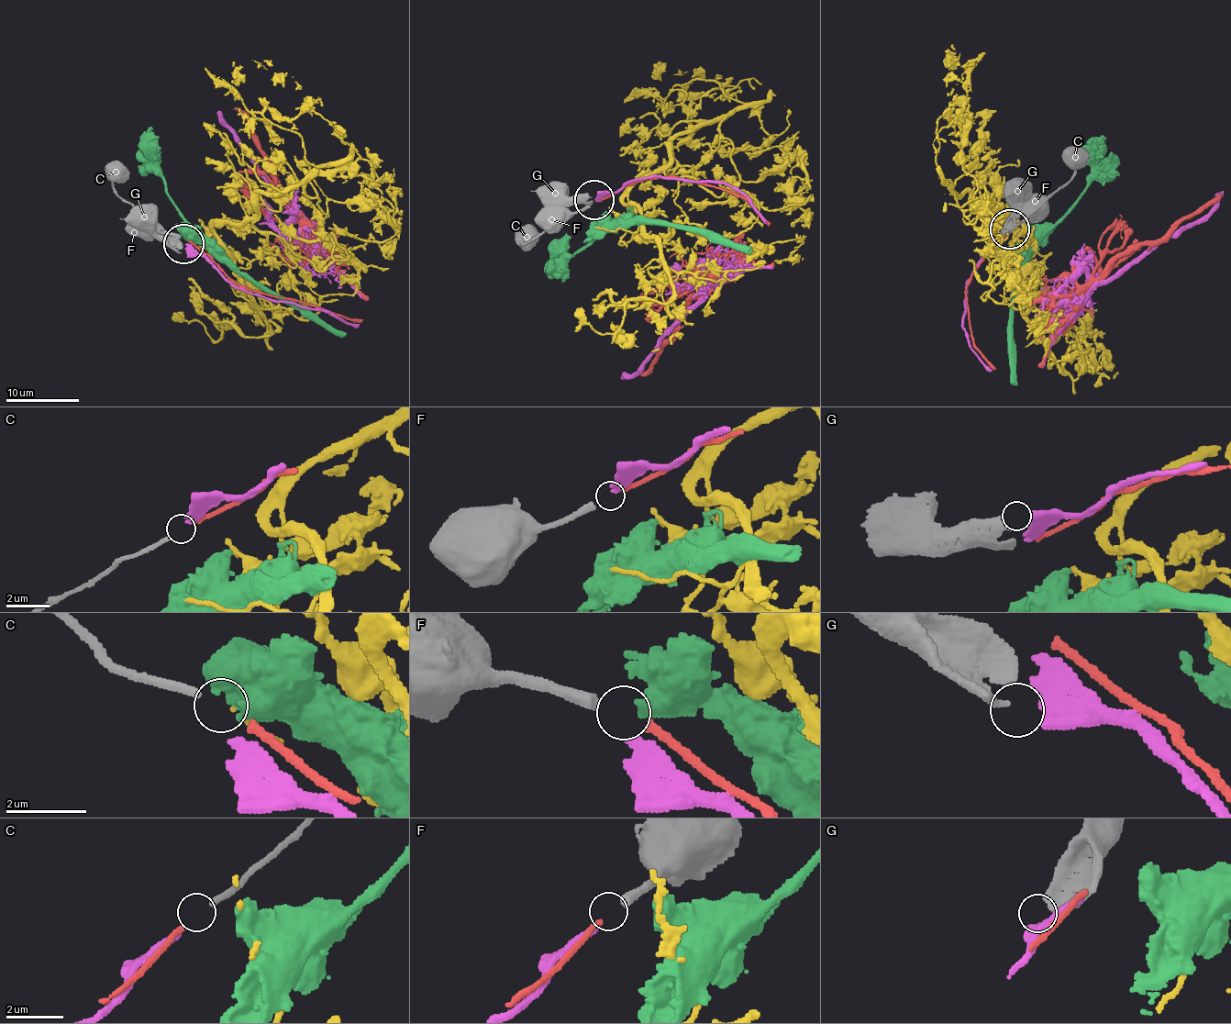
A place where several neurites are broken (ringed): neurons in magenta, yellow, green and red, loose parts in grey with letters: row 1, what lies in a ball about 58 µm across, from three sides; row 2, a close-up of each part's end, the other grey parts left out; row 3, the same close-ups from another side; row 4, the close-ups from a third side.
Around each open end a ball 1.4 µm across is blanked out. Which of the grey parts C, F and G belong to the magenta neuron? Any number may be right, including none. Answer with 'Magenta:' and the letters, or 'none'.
Magenta: G

